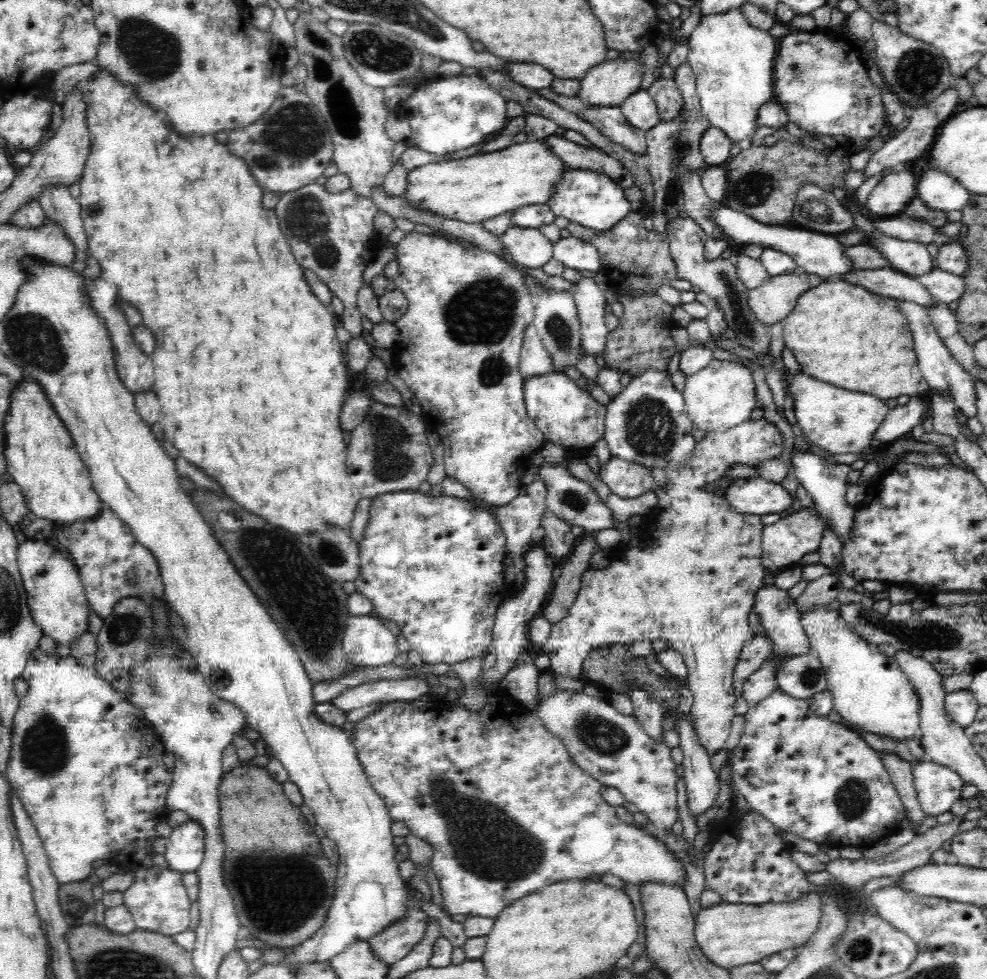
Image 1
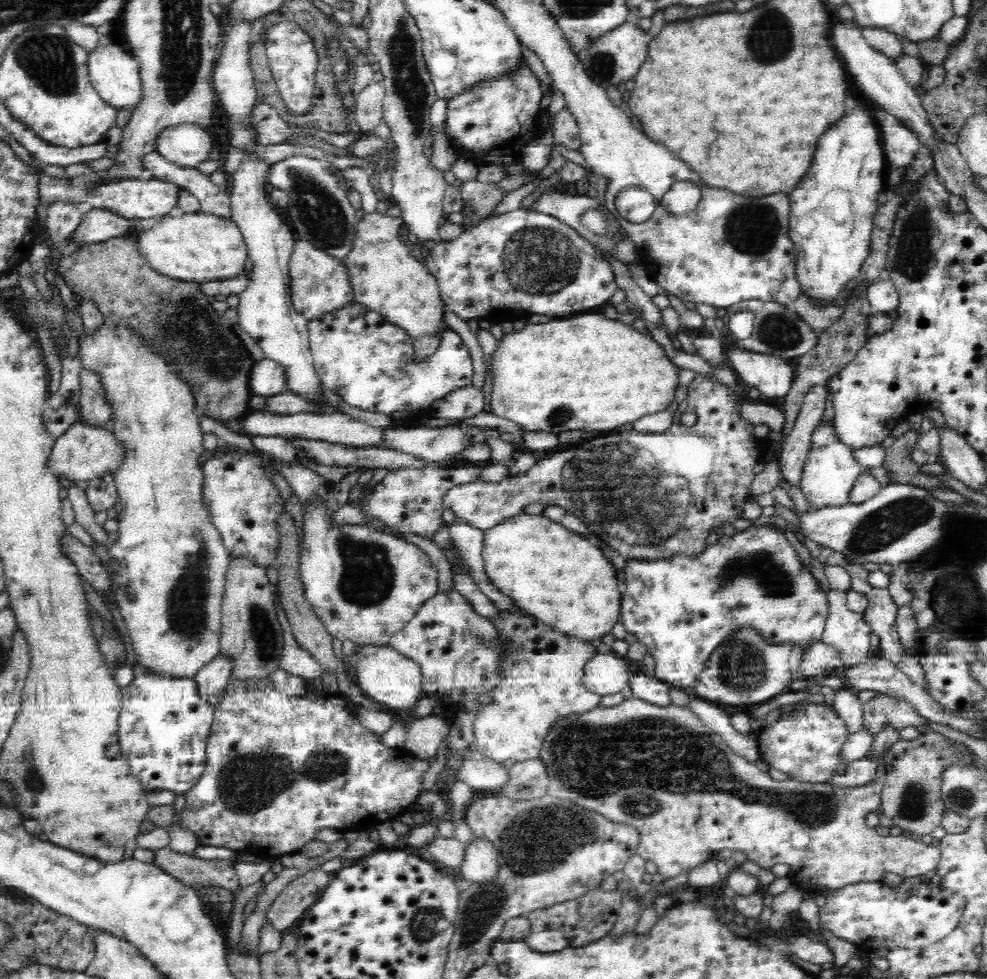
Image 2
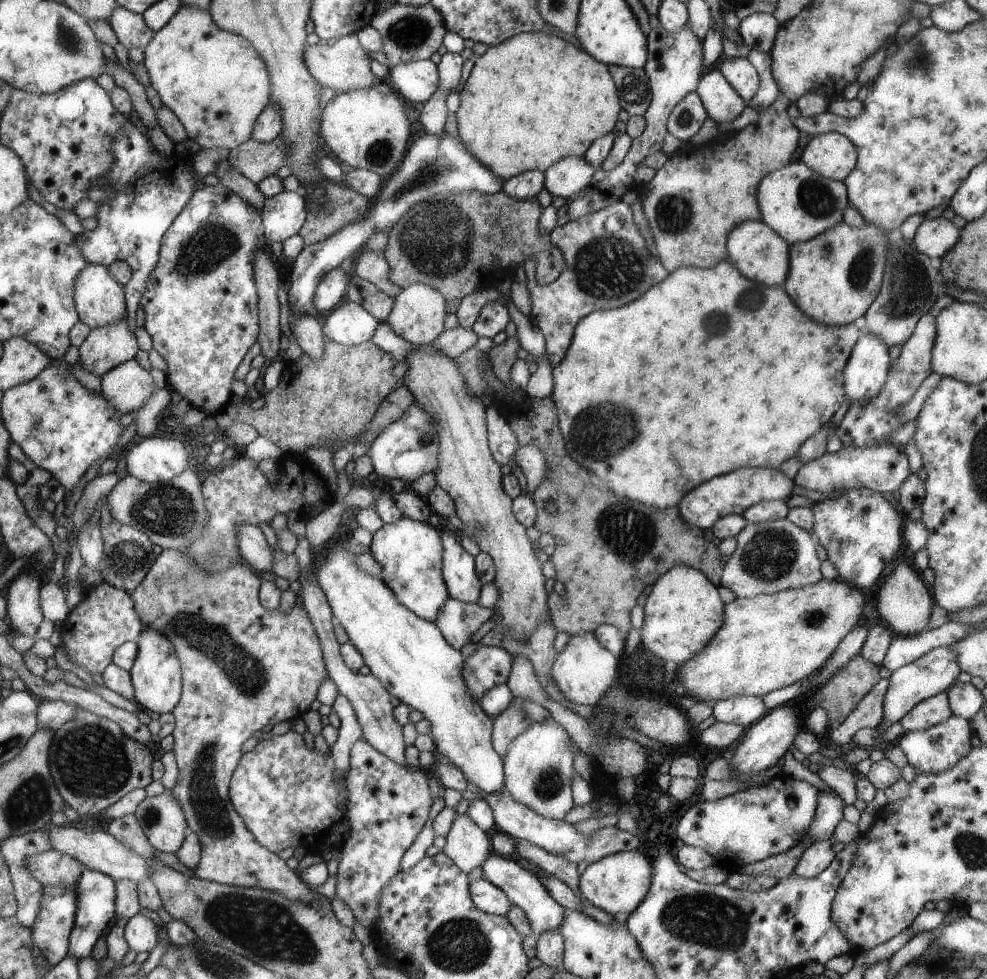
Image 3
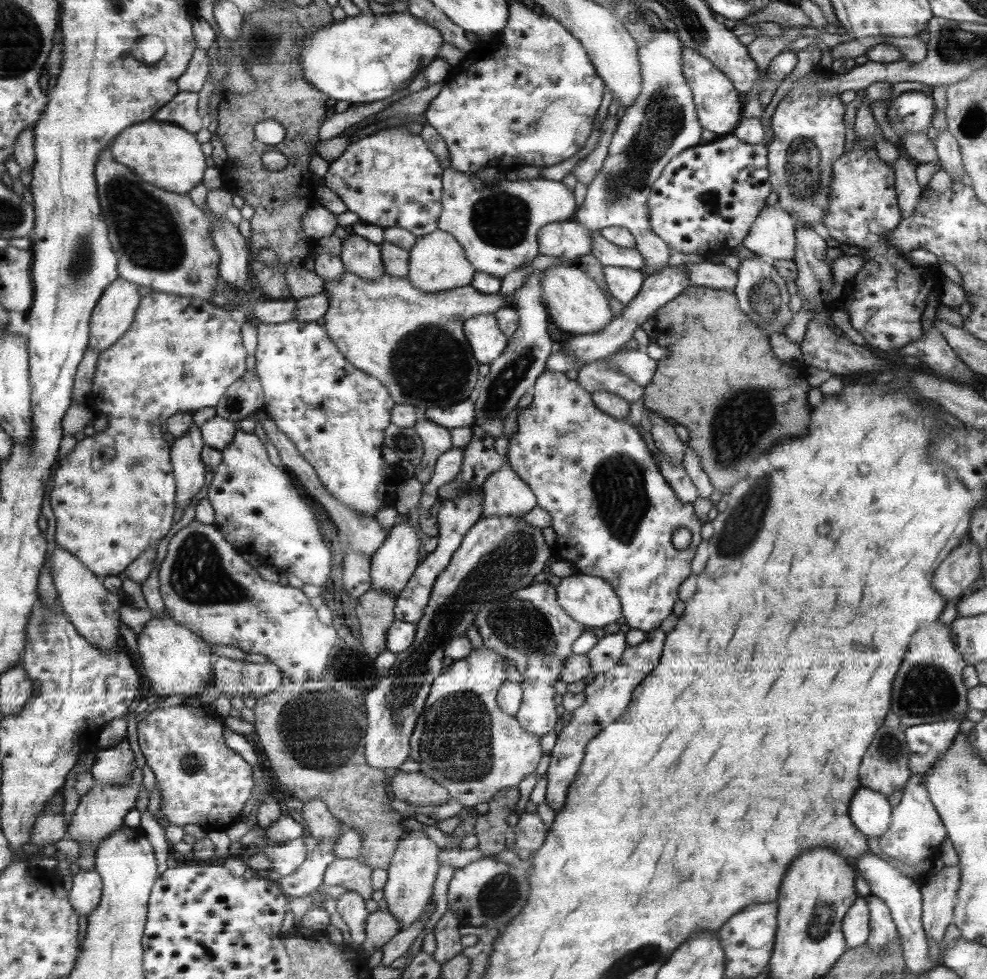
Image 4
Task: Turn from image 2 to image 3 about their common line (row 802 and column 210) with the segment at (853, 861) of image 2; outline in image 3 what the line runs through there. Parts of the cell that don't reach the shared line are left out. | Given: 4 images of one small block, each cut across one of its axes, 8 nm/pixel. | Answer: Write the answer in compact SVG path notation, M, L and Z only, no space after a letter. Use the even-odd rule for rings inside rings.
M163 549L154 561L152 570L148 572L145 578L142 579L142 582L131 592L137 613L141 617L144 626L161 632L173 642L174 648L177 649L178 660L181 661L182 672L184 673L184 694L181 695L181 703L177 704L177 707L171 712L175 716L175 727L173 730L174 746L172 751L175 754L179 775L176 779L176 784L170 791L180 800L185 810L188 831L194 832L201 844L201 859L197 868L194 869L194 874L199 879L214 881L223 885L256 887L257 889L282 893L293 901L318 903L322 895L310 889L295 871L286 865L286 861L278 856L274 856L272 851L262 846L257 841L257 837L250 832L249 827L237 813L237 809L234 808L232 798L229 796L229 784L232 782L232 772L237 770L238 763L241 762L243 755L242 744L244 744L245 740L248 740L256 730L261 730L266 724L274 726L283 720L292 722L300 717L302 712L306 712L310 708L312 700L316 700L316 690L318 690L322 681L329 677L320 637L317 635L305 606L302 606L301 600L297 600L294 607L287 614L283 614L278 607L267 609L260 599L260 584L262 584L262 580L248 566L244 566L244 562L238 562L229 569L219 573L208 573L201 568L200 564L201 561L199 559L194 560L192 557L186 557L180 549Z

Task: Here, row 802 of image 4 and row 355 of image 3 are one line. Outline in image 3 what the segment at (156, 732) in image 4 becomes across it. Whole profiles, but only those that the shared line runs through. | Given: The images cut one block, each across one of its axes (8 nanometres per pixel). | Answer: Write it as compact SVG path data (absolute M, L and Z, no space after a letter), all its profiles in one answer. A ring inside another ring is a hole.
M216 184L210 186L202 186L194 196L190 203L181 211L181 214L173 220L172 226L165 232L164 240L161 244L160 262L153 270L147 280L145 291L143 292L140 306L145 312L144 327L148 334L152 337L153 348L160 353L160 356L168 362L168 368L165 373L167 376L167 385L170 385L180 396L187 400L190 412L198 416L214 416L224 410L230 402L230 382L234 380L234 370L238 368L238 364L242 362L242 358L246 356L246 352L250 350L250 346L259 339L258 336L258 295L256 277L256 261L254 260L254 250L259 248L258 234L262 228L263 216L260 216L260 211L248 204L242 197L239 197L233 189L226 188L225 185Z

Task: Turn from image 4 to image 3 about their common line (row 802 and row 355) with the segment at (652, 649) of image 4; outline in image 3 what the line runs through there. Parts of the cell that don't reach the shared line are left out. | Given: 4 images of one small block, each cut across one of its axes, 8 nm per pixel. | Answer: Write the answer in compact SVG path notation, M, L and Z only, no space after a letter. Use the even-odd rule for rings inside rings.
M622 200L610 204L609 207L601 211L584 215L580 219L569 220L561 227L554 227L548 238L565 255L566 268L564 272L554 282L542 286L538 284L537 277L534 278L534 266L528 268L527 259L523 265L526 266L526 276L528 276L526 286L530 293L530 313L528 316L544 333L545 355L554 368L568 352L575 326L581 318L589 315L592 311L618 308L618 306L634 302L648 288L652 288L654 284L662 282L668 276L669 269L656 260L656 255L652 256L648 252L646 242L640 236L638 226L632 222L632 210L630 210L628 203Z

